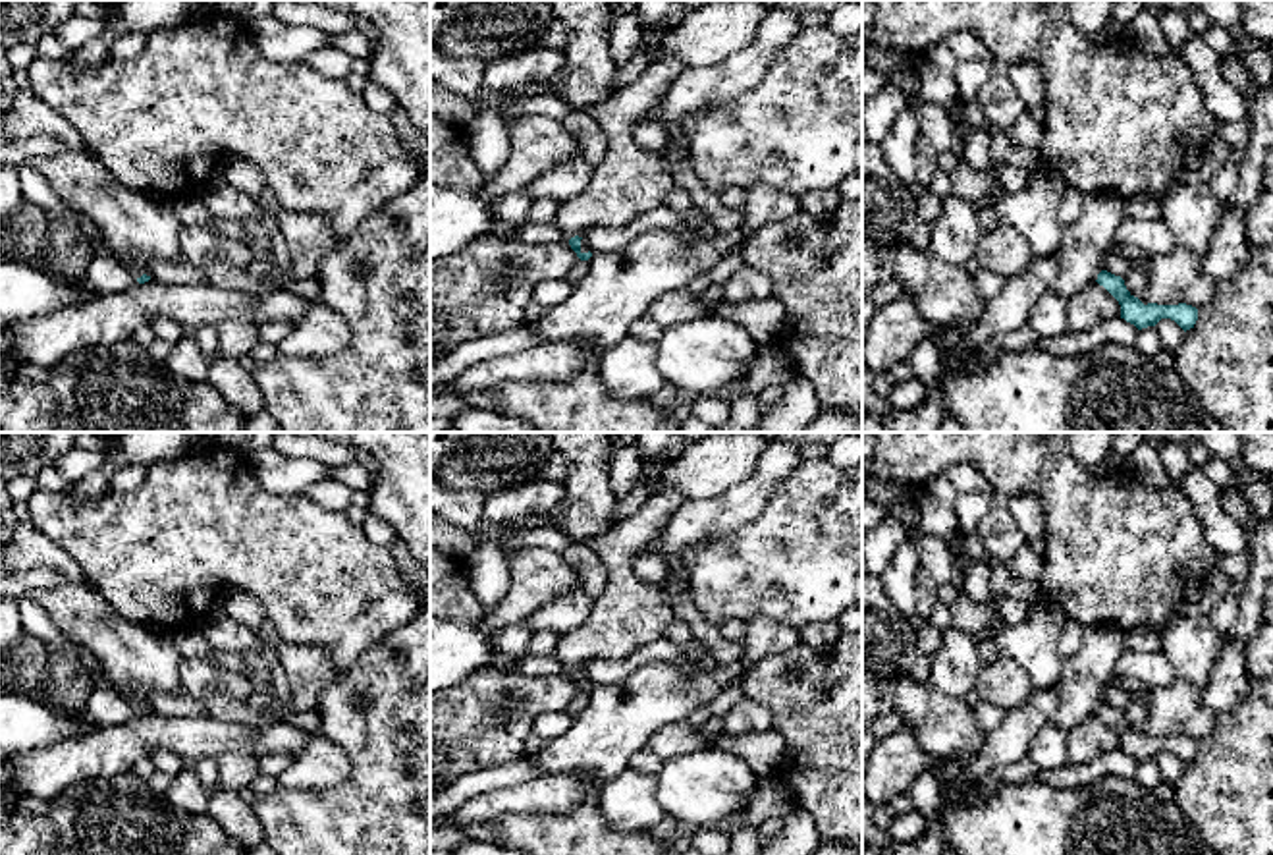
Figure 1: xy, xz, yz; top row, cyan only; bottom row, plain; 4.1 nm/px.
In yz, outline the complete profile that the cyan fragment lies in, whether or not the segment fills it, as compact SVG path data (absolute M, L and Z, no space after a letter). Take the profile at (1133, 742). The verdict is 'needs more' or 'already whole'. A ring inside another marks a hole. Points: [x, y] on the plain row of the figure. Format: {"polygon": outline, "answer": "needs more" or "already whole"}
{"polygon": "M1101 703L1096 712L1103 718L1121 737L1121 751L1134 757L1138 762L1155 758L1161 751L1175 753L1184 764L1194 760L1198 753L1198 741L1186 735L1178 737L1144 737L1134 730L1121 708Z", "answer": "already whole"}

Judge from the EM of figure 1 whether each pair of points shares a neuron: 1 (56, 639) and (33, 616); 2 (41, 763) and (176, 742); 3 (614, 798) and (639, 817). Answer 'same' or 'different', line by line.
1: same
2: same
3: same

